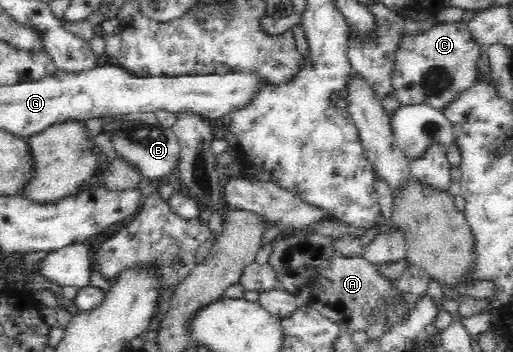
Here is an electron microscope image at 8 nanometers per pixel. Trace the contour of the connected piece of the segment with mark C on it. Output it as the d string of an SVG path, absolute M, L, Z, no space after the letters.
M466 21L436 23L420 34L404 35L391 71L391 97L397 99L401 106L428 104L443 110L460 93L477 84L480 74L476 63L482 48L470 35Z

